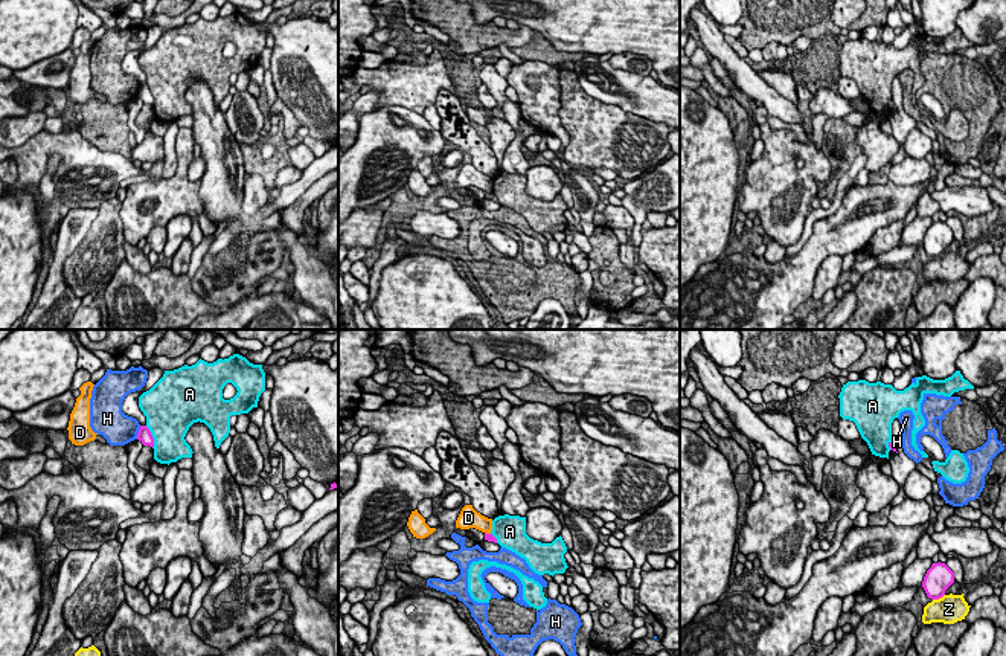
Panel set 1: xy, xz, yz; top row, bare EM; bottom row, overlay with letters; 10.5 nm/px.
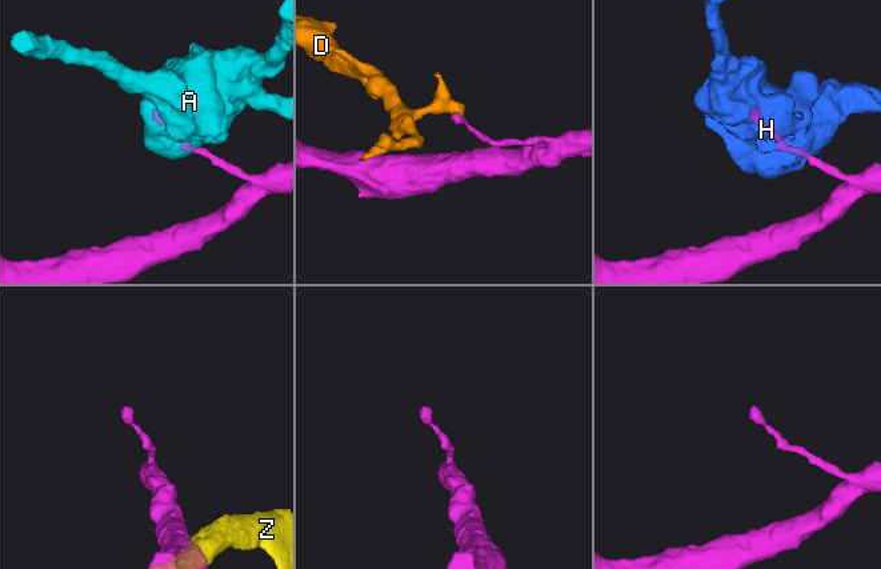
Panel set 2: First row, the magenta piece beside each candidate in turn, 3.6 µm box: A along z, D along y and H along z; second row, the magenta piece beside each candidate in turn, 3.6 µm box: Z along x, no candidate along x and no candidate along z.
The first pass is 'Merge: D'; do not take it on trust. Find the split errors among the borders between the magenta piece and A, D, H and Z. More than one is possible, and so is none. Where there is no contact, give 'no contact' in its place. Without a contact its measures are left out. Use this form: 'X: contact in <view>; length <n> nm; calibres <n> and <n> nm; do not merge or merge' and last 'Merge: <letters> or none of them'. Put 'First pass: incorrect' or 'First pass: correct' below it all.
A: contact in xy; length 260 nm; calibres 140 and 460 nm; do not merge
D: contact in xz; length 70 nm; calibres 90 and 190 nm; do not merge
H: contact in xy; length 150 nm; calibres 140 and 340 nm; do not merge
Z: contact in yz; length 140 nm; calibres 300 and 300 nm; do not merge
Merge: none of them
First pass: incorrect

